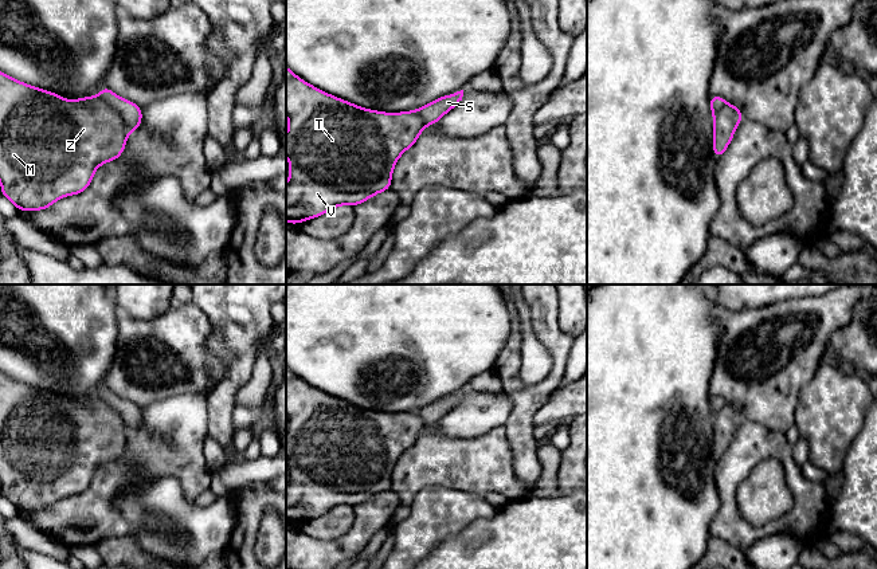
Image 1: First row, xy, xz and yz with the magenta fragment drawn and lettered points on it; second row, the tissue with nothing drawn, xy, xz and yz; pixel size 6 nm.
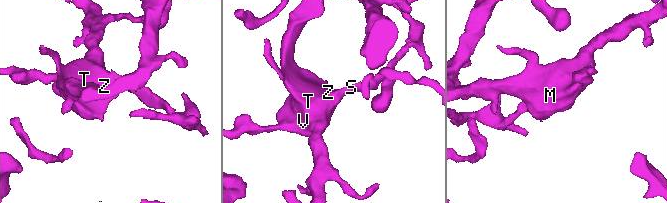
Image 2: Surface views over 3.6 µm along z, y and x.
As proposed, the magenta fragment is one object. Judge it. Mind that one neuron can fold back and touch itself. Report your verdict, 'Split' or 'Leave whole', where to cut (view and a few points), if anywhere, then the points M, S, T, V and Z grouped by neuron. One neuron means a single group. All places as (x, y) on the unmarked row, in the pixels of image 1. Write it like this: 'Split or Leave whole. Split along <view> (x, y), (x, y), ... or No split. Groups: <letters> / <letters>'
Split. Split along xy (98, 396), (120, 415), (129, 431). Groups: M T V Z / S

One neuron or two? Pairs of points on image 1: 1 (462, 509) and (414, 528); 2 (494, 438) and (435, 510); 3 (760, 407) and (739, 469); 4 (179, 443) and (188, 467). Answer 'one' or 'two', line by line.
1: one
2: two
3: two
4: one

